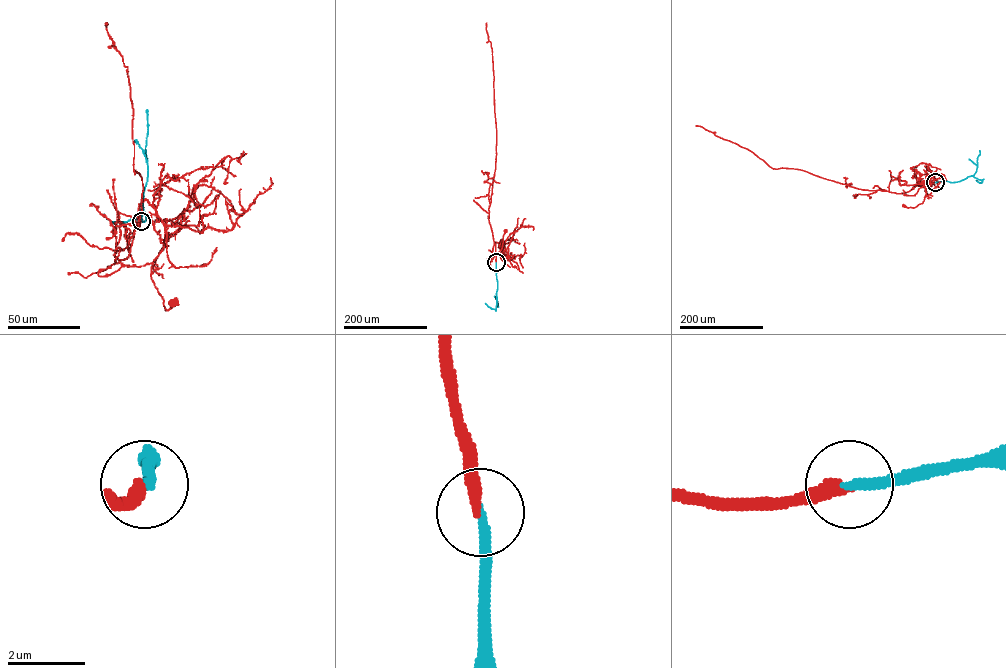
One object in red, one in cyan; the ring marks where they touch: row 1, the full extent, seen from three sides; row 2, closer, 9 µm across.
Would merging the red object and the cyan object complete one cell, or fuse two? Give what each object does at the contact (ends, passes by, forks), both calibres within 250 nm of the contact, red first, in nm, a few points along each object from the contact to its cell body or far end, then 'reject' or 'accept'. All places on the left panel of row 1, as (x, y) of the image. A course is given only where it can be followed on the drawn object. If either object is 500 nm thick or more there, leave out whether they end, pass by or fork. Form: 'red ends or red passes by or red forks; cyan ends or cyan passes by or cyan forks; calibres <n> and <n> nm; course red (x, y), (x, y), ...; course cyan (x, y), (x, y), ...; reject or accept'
red ends; cyan ends; calibres 320 and 240 nm; course red (141, 221), (139, 225), (139, 205), (145, 200), (164, 226), (151, 280), (165, 310), (172, 303); course cyan (141, 221), (141, 216), (143, 222), (146, 220), (141, 206), (148, 171), (146, 109); accept

